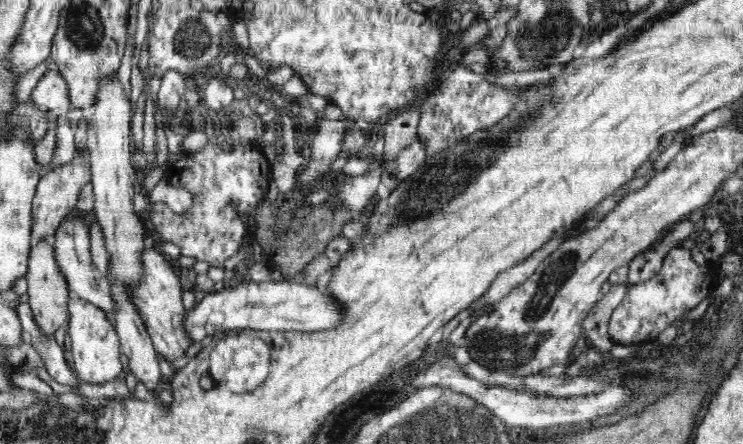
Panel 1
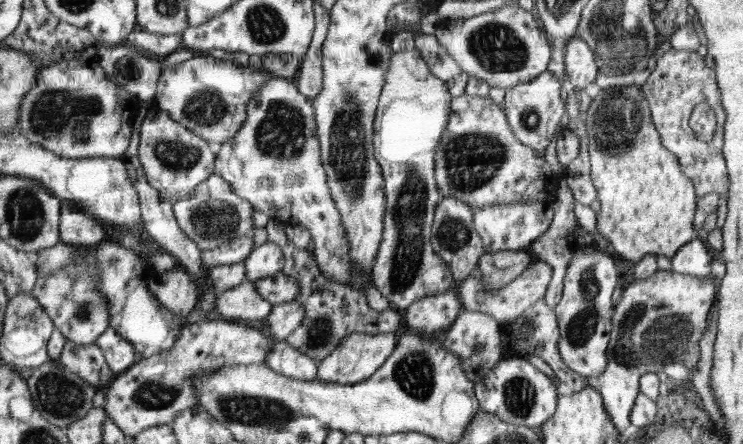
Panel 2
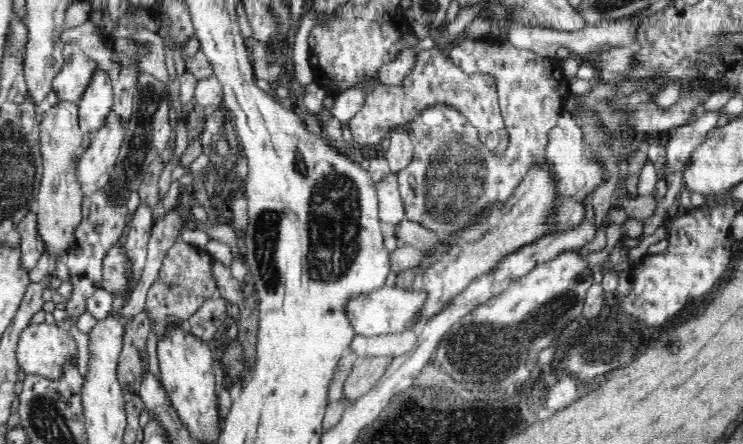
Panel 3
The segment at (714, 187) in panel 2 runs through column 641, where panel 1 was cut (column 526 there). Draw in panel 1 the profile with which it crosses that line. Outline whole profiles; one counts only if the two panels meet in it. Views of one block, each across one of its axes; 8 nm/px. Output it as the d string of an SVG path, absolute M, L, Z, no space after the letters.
M461 61L454 63L449 71L444 72L444 80L442 80L441 86L420 106L420 122L418 122L416 136L424 143L428 155L436 154L442 148L454 146L478 129L484 129L500 122L507 114L510 114L510 111L518 102L519 94L522 91L530 90L529 86L518 91L508 91L508 89L502 89L498 85L488 83L486 76L488 76L487 73L478 74L477 72L472 72L469 68L463 66Z

